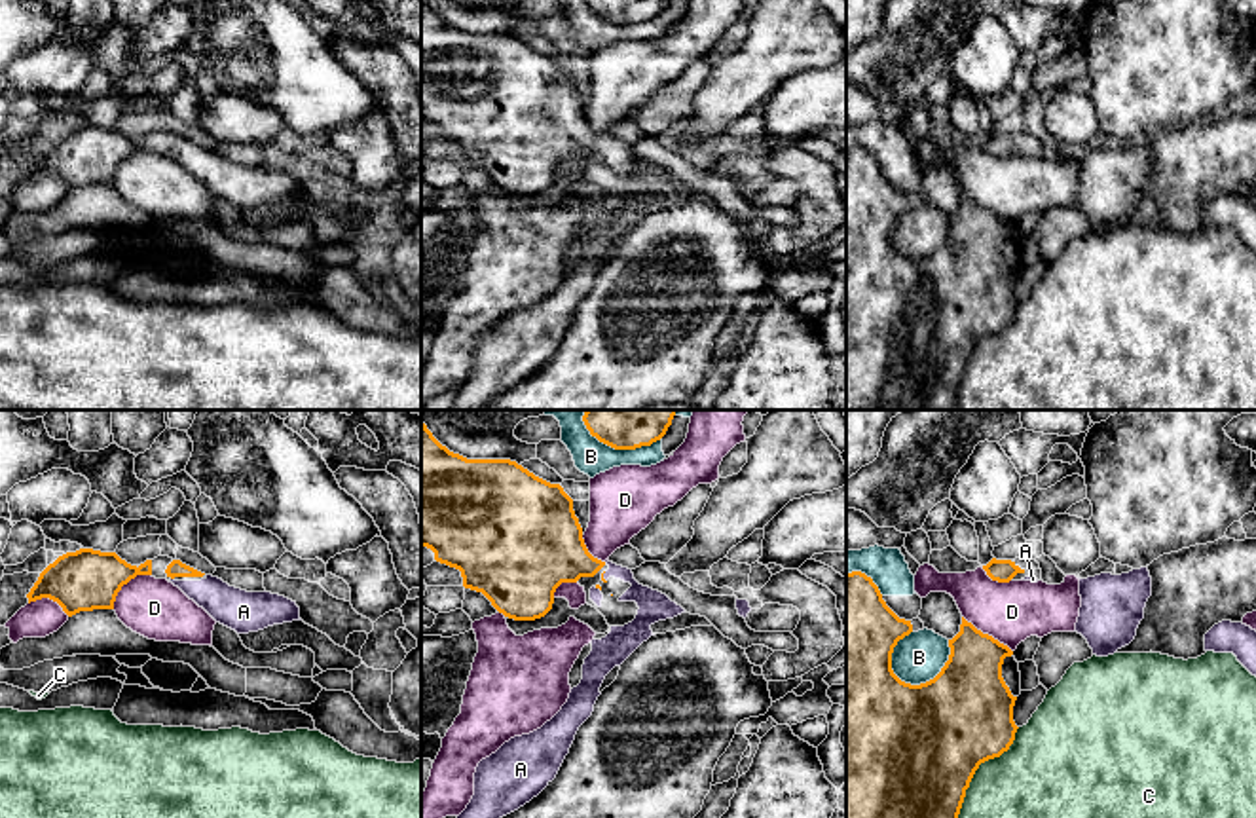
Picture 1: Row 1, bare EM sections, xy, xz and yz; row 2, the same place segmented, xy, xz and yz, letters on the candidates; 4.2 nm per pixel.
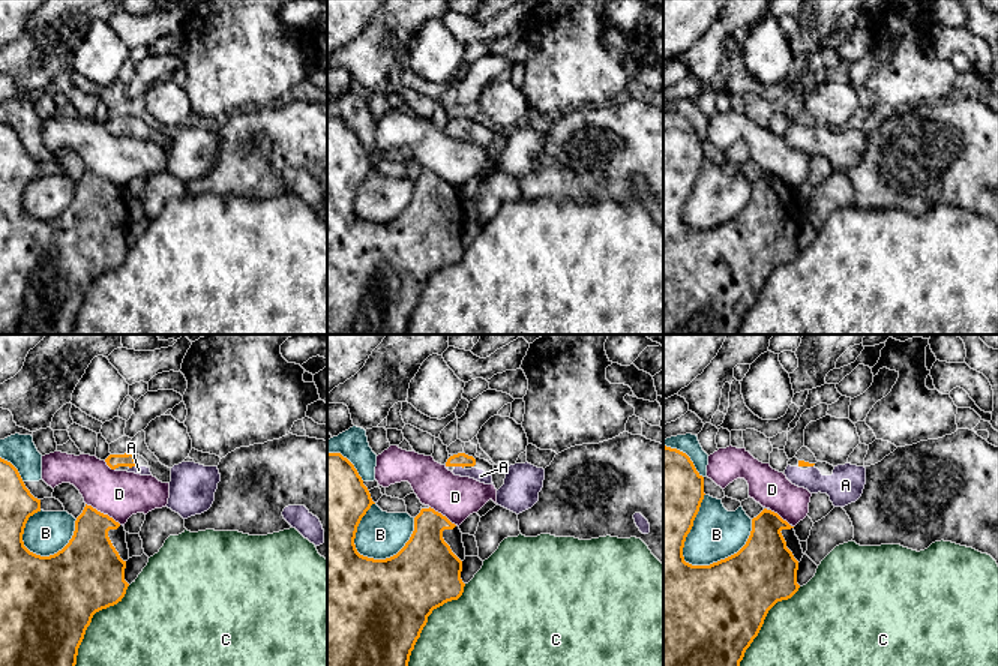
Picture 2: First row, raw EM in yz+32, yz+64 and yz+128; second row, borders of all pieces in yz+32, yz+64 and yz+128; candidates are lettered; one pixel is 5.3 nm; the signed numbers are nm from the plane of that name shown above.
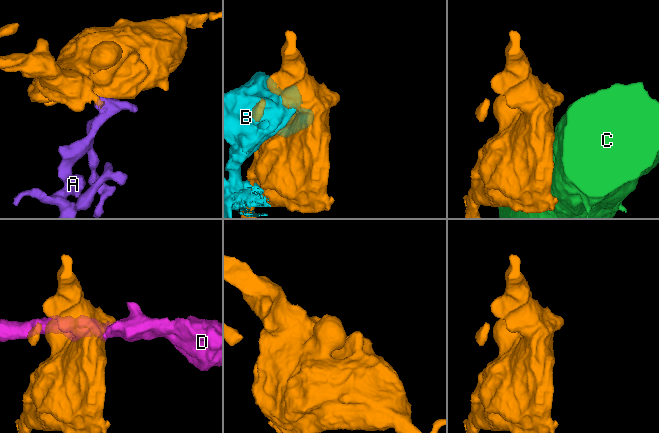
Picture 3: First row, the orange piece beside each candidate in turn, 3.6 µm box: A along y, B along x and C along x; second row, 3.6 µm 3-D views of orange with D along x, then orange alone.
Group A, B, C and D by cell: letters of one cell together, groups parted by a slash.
A / B / C / D

